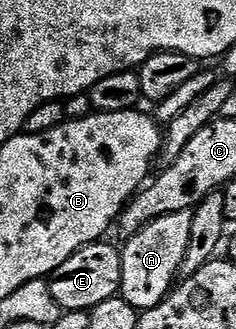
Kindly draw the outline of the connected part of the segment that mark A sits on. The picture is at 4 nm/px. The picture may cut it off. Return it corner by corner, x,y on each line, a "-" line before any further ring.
192,210
158,216
158,220
146,224
134,237
123,243
125,246
122,246
120,256
122,260
120,294
136,311
143,312
154,308
172,293
174,283
180,274
180,265
186,256
186,248
190,244
191,219

